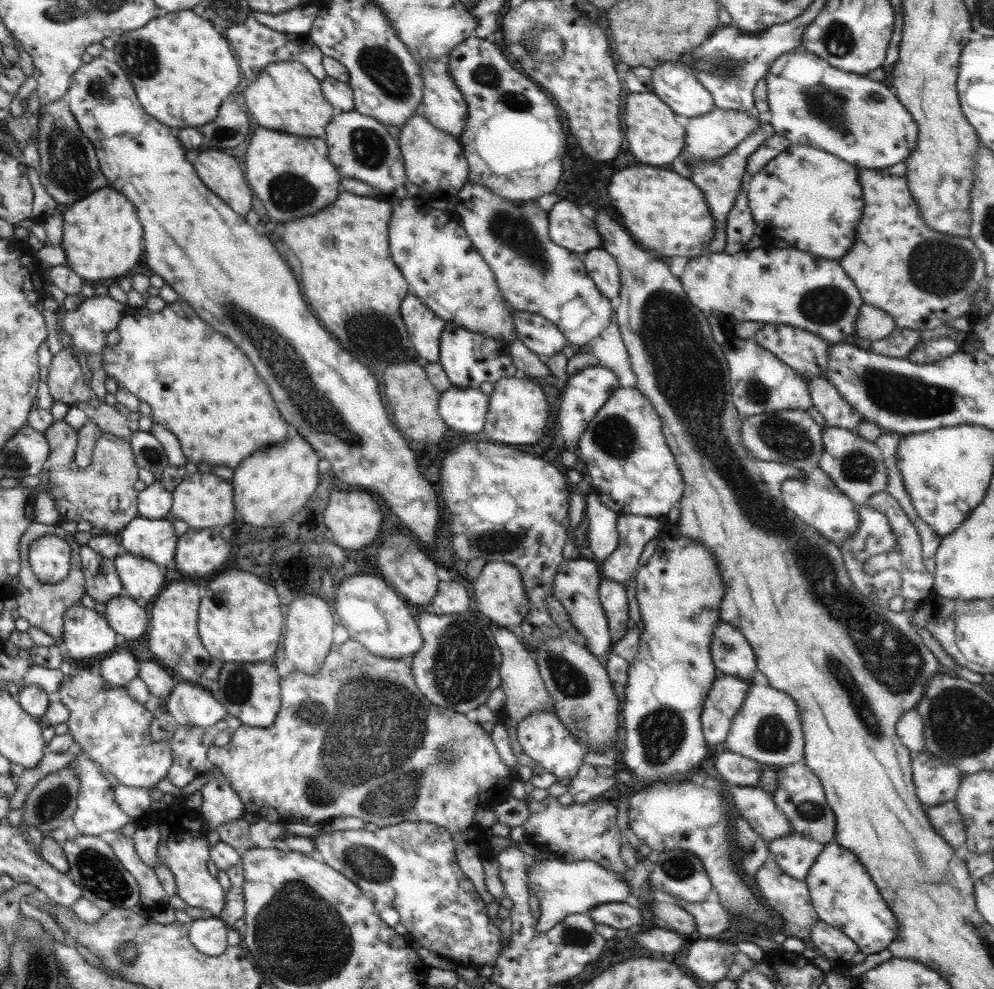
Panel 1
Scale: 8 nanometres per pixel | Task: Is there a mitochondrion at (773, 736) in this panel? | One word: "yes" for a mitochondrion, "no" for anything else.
yes

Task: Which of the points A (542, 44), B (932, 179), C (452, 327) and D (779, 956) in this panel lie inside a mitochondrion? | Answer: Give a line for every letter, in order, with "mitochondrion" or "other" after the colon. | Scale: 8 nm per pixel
A: mitochondrion
B: other
C: other
D: other

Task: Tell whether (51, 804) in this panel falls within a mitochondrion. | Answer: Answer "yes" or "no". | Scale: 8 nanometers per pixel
yes

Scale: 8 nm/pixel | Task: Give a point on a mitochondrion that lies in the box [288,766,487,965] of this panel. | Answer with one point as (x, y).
(374, 866)

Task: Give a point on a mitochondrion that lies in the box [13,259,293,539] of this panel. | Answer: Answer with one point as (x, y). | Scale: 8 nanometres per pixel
(152, 454)

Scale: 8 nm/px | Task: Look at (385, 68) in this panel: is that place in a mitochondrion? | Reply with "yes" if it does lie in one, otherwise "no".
yes

